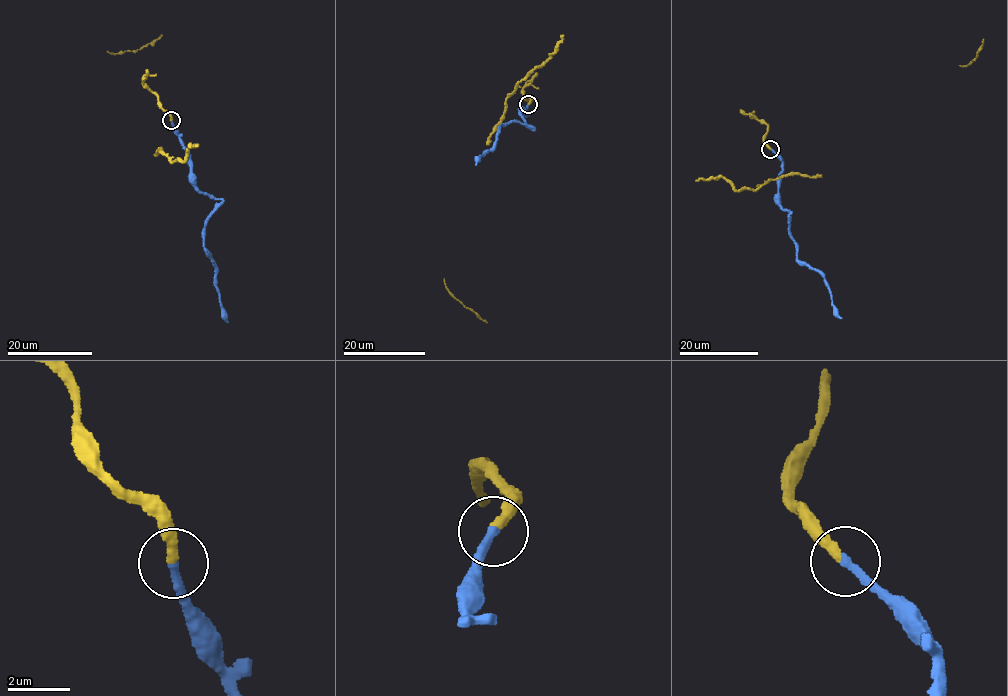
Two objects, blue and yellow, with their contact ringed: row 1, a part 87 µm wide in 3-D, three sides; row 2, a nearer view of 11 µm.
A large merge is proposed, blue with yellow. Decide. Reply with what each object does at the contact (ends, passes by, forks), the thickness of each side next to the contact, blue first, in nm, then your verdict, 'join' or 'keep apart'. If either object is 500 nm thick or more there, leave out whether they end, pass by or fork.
blue ends; yellow ends; calibres 280 and 300 nm; join

